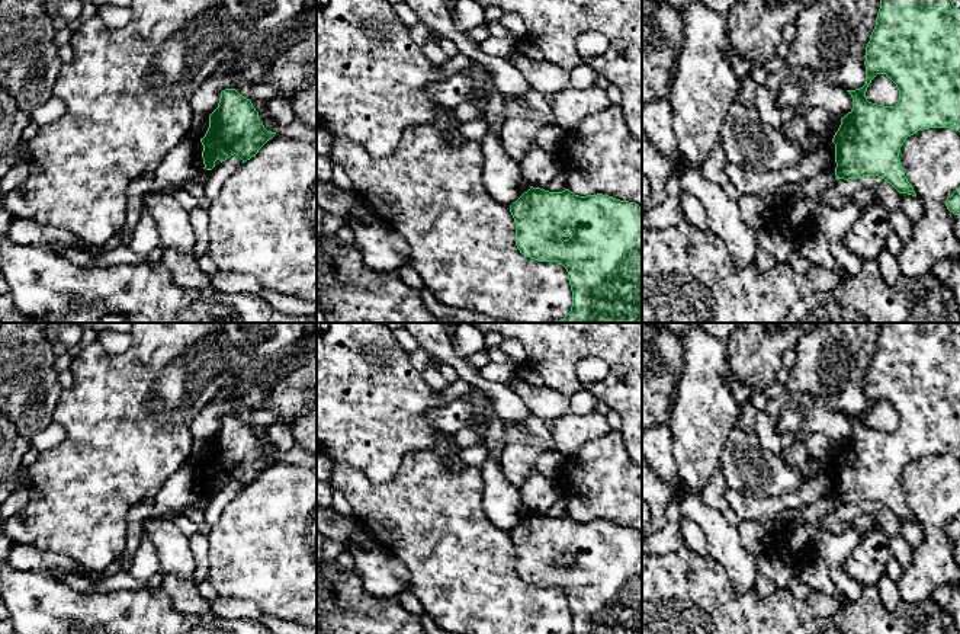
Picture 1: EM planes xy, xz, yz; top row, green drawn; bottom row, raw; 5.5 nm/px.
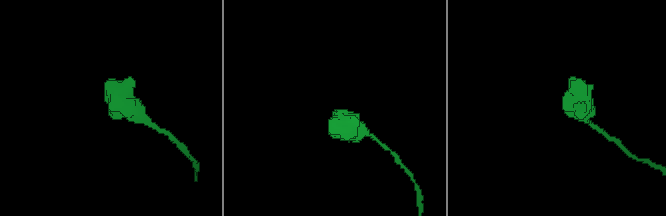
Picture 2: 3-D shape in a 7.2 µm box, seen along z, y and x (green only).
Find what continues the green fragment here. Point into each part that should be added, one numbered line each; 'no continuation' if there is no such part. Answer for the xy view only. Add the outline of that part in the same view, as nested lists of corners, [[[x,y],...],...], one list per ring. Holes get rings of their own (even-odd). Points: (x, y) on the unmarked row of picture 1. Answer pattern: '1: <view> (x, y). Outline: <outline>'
no continuation

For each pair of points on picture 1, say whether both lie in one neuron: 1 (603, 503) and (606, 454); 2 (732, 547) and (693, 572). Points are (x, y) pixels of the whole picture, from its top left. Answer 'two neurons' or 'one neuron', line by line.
1: one neuron
2: two neurons

